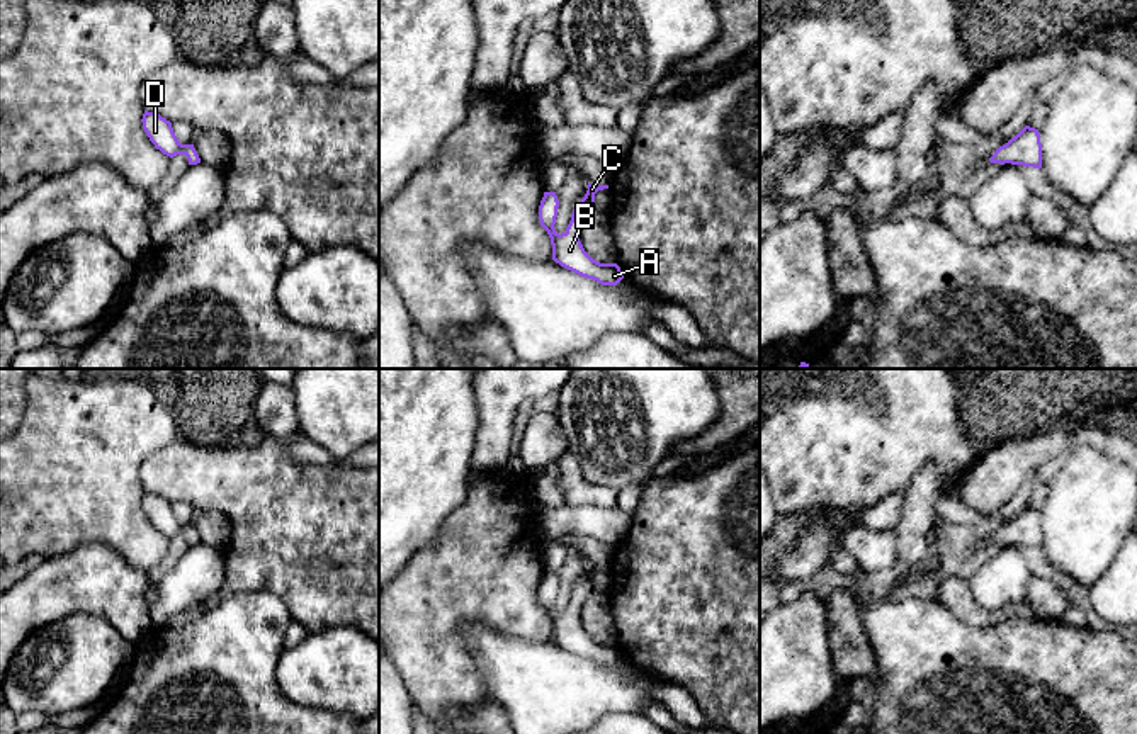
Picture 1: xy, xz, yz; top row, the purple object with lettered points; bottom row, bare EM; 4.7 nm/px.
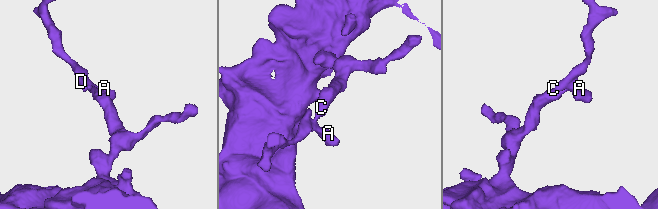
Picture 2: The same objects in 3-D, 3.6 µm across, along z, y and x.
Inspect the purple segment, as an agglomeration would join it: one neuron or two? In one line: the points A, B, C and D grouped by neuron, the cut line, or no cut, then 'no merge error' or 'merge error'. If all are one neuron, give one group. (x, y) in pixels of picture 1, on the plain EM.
A B C D | no cut | no merge error

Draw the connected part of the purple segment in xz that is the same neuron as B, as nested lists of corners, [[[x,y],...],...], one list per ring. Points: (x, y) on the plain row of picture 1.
[[[588,564],[585,578],[574,586],[571,601],[561,615],[554,608],[559,588],[557,576],[556,573],[544,573],[539,586],[539,601],[551,618],[552,641],[556,644],[602,666],[617,666],[624,659],[620,647],[593,641],[578,617],[585,600],[595,593],[595,574],[603,569],[608,569],[608,566]]]

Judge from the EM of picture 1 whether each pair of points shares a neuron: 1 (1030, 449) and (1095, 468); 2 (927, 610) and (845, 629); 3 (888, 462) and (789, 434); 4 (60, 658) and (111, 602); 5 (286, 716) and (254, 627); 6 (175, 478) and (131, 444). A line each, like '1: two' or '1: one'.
1: two
2: two
3: one
4: two
5: one
6: two

